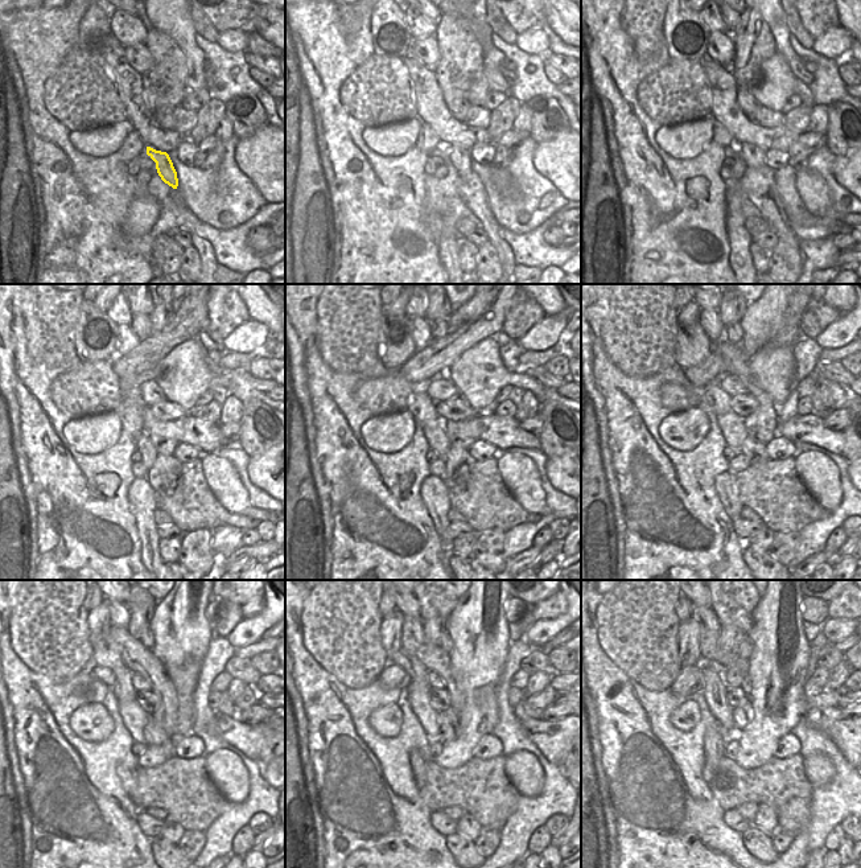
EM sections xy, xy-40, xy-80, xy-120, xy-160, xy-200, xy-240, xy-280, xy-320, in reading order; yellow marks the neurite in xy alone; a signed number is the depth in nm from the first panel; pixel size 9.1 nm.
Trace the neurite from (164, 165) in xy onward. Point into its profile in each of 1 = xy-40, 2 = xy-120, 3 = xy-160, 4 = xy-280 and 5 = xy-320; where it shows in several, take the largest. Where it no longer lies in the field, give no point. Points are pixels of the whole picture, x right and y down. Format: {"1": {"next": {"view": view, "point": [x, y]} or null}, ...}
{"1": {"next": {"view": "xy-40", "point": [458, 156]}}, "2": {"next": {"view": "xy-120", "point": [164, 445]}}, "3": {"next": {"view": "xy-160", "point": [458, 435]}}, "4": {"next": {"view": "xy-280", "point": [413, 641]}}, "5": {"next": {"view": "xy-320", "point": [709, 626]}}}

